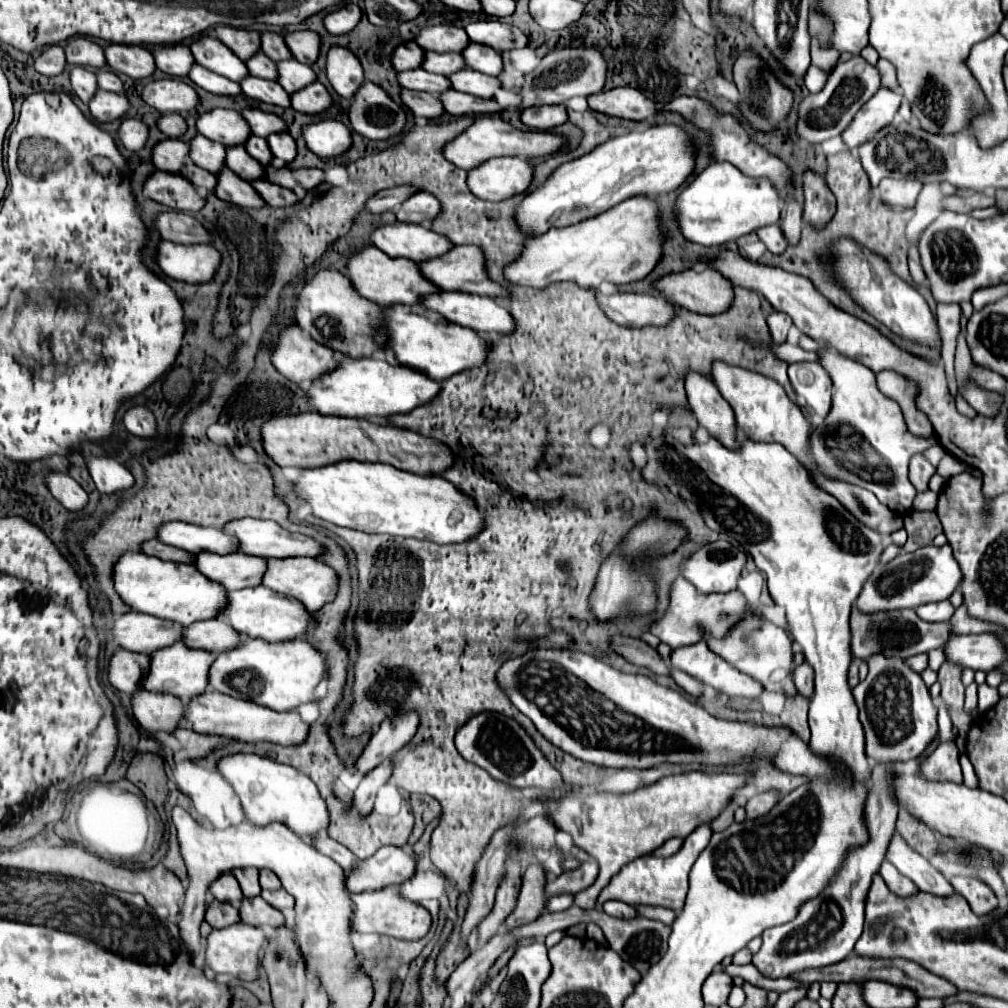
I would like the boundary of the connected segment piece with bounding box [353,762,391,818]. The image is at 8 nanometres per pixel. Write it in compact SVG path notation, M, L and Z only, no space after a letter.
M383 762L381 766L377 766L375 770L371 770L371 774L365 774L361 784L357 786L355 794L353 794L353 810L365 818L365 814L369 814L373 810L373 800L377 796L377 790L387 782L387 778L391 776L391 764Z

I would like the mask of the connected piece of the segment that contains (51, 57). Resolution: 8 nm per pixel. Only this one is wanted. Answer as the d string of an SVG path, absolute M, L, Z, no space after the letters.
M59 44L47 46L35 60L35 70L45 76L57 76L65 68L65 52Z

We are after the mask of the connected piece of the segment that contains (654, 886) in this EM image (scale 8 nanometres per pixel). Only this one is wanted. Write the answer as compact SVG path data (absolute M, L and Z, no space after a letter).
M699 824L687 838L683 848L669 856L669 858L657 858L657 856L643 856L637 858L635 862L629 862L627 866L623 866L623 870L619 874L615 874L611 878L611 882L603 888L603 892L597 898L595 908L601 910L601 906L607 900L621 900L623 902L651 902L657 906L665 906L671 908L675 912L679 912L683 908L685 896L687 896L687 888L689 888L689 872L693 862L697 860L697 856L703 852L703 848L707 846L709 838L711 838L711 830L707 824Z

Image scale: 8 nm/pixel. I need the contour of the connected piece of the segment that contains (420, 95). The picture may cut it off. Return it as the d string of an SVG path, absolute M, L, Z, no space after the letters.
M401 88L401 104L413 112L413 116L423 116L423 118L437 118L443 114L441 102L427 94L427 92L415 92Z

